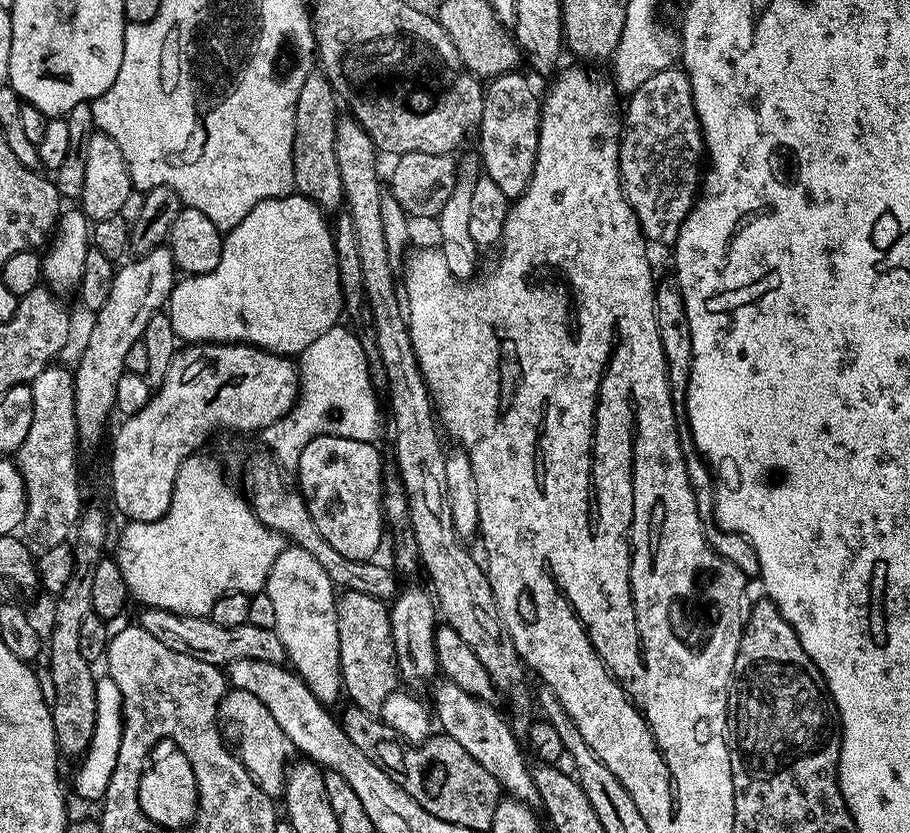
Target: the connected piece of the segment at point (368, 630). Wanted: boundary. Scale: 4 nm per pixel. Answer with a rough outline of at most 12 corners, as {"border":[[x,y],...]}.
{"border":[[336,601],[343,695],[379,713],[398,688],[389,605]]}

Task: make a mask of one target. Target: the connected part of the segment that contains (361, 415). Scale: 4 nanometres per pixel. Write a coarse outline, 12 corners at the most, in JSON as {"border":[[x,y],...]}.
{"border":[[355,331],[298,357],[300,391],[262,433],[281,469],[319,436],[379,441],[378,392]]}

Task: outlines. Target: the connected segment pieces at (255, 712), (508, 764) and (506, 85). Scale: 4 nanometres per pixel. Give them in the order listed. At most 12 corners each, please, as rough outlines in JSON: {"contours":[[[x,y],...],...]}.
{"contours":[[[229,687],[223,713],[239,721],[241,753],[267,796],[283,797],[294,749],[274,714]],[[449,680],[434,716],[511,799],[535,805],[525,749],[489,701]],[[523,71],[484,90],[479,163],[509,198],[538,158],[541,97]]]}

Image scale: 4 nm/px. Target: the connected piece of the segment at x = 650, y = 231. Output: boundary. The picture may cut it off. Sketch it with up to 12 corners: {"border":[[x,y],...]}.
{"border":[[683,67],[622,112],[620,186],[644,239],[675,245],[702,188]]}

